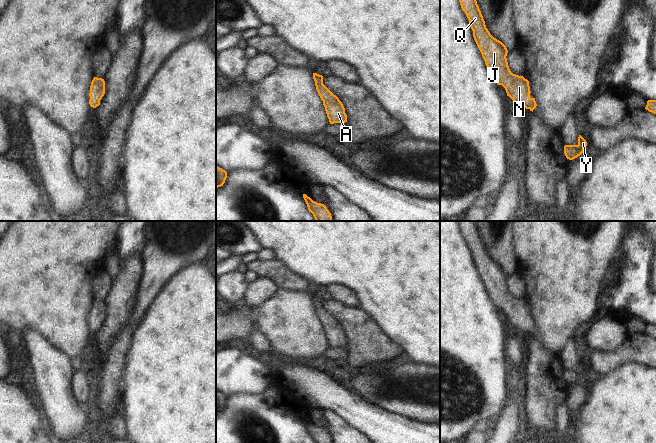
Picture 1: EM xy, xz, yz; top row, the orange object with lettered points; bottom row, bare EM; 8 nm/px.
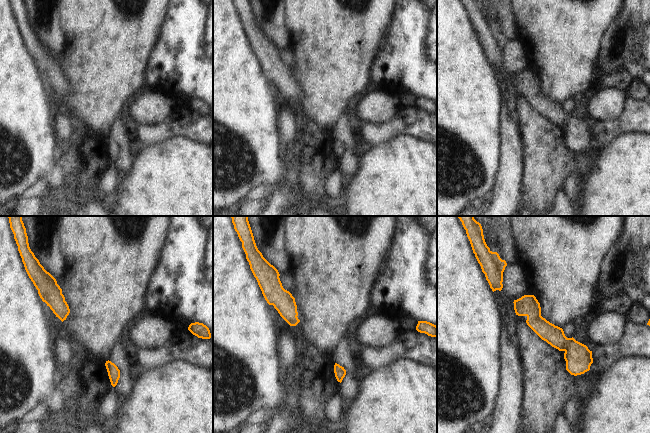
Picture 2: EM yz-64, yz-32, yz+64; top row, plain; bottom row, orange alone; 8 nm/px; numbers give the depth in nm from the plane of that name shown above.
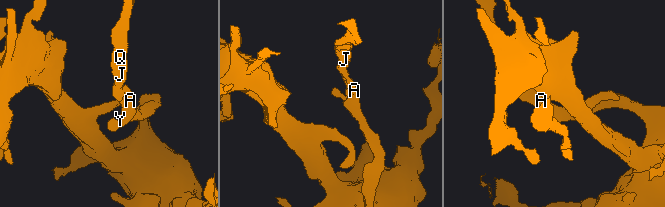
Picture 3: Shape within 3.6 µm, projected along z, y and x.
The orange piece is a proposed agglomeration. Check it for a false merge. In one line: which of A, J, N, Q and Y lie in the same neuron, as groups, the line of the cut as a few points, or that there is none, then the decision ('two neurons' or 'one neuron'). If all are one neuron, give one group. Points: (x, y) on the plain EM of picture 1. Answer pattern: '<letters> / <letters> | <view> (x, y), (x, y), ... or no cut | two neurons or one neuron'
A J N Q Y | no cut | one neuron

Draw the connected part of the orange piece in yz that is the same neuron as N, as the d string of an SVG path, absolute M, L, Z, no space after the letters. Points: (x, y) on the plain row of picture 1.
M457 221L473 255L474 264L482 278L487 292L498 309L502 309L519 332L533 336L537 328L530 321L529 305L523 300L513 298L508 290L506 270L494 262L486 252L485 245L476 225L476 221Z

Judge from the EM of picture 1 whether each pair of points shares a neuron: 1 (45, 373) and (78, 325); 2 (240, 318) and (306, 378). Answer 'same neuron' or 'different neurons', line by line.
1: different neurons
2: different neurons

